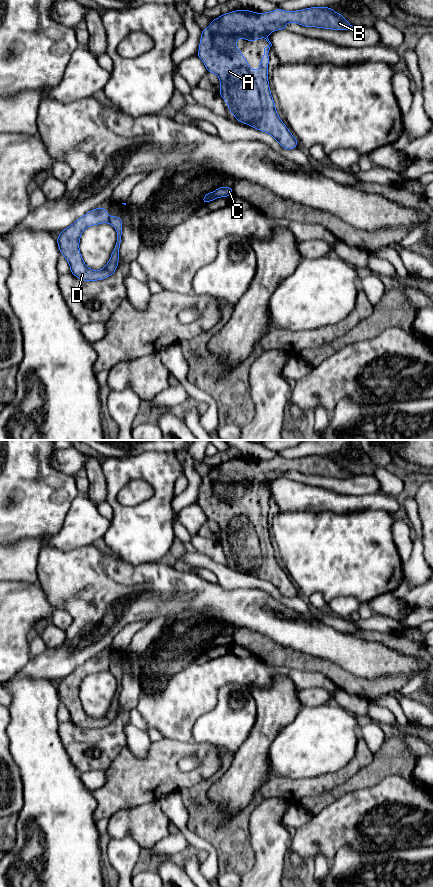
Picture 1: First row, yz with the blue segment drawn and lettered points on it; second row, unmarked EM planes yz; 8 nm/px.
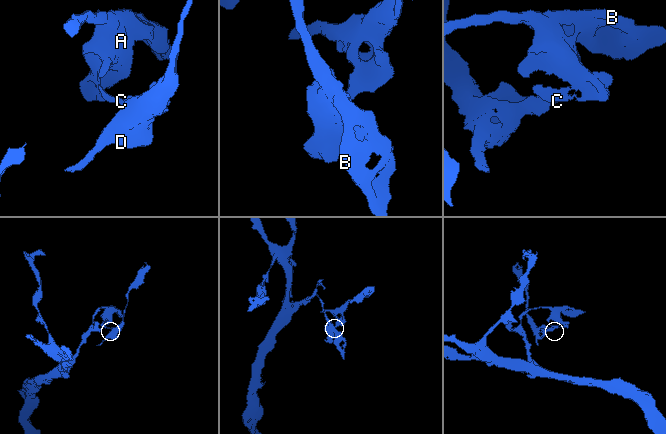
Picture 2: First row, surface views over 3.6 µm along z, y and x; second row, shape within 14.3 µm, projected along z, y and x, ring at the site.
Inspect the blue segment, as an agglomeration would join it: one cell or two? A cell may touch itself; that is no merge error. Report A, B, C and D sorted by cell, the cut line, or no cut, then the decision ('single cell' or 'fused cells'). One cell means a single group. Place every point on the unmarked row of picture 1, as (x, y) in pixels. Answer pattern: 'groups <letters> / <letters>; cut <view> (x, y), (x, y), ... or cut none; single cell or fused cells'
groups A B C / D; cut yz (213, 640), (215, 646); fused cells

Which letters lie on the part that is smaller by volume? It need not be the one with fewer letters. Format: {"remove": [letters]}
{"remove": ["D"]}

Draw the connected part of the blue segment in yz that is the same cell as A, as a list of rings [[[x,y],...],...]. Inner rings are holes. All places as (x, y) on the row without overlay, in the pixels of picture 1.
[[[311,455],[297,459],[275,457],[266,461],[255,461],[248,458],[236,458],[213,467],[208,476],[201,478],[200,493],[197,504],[203,509],[207,520],[214,521],[220,527],[219,543],[226,549],[230,561],[236,569],[245,571],[259,579],[269,581],[283,597],[297,596],[298,588],[291,582],[281,569],[275,556],[268,530],[269,498],[272,494],[268,482],[276,478],[285,478],[289,470],[298,471],[304,475],[317,475],[333,478],[349,478],[355,476],[343,465],[328,455]],[[264,485],[269,491],[264,496],[264,504],[260,507],[260,517],[252,518],[236,495],[238,486],[255,489]]]

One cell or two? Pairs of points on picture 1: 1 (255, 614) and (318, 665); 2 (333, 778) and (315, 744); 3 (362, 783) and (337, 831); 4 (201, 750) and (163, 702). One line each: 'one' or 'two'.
1: two
2: two
3: two
4: two

